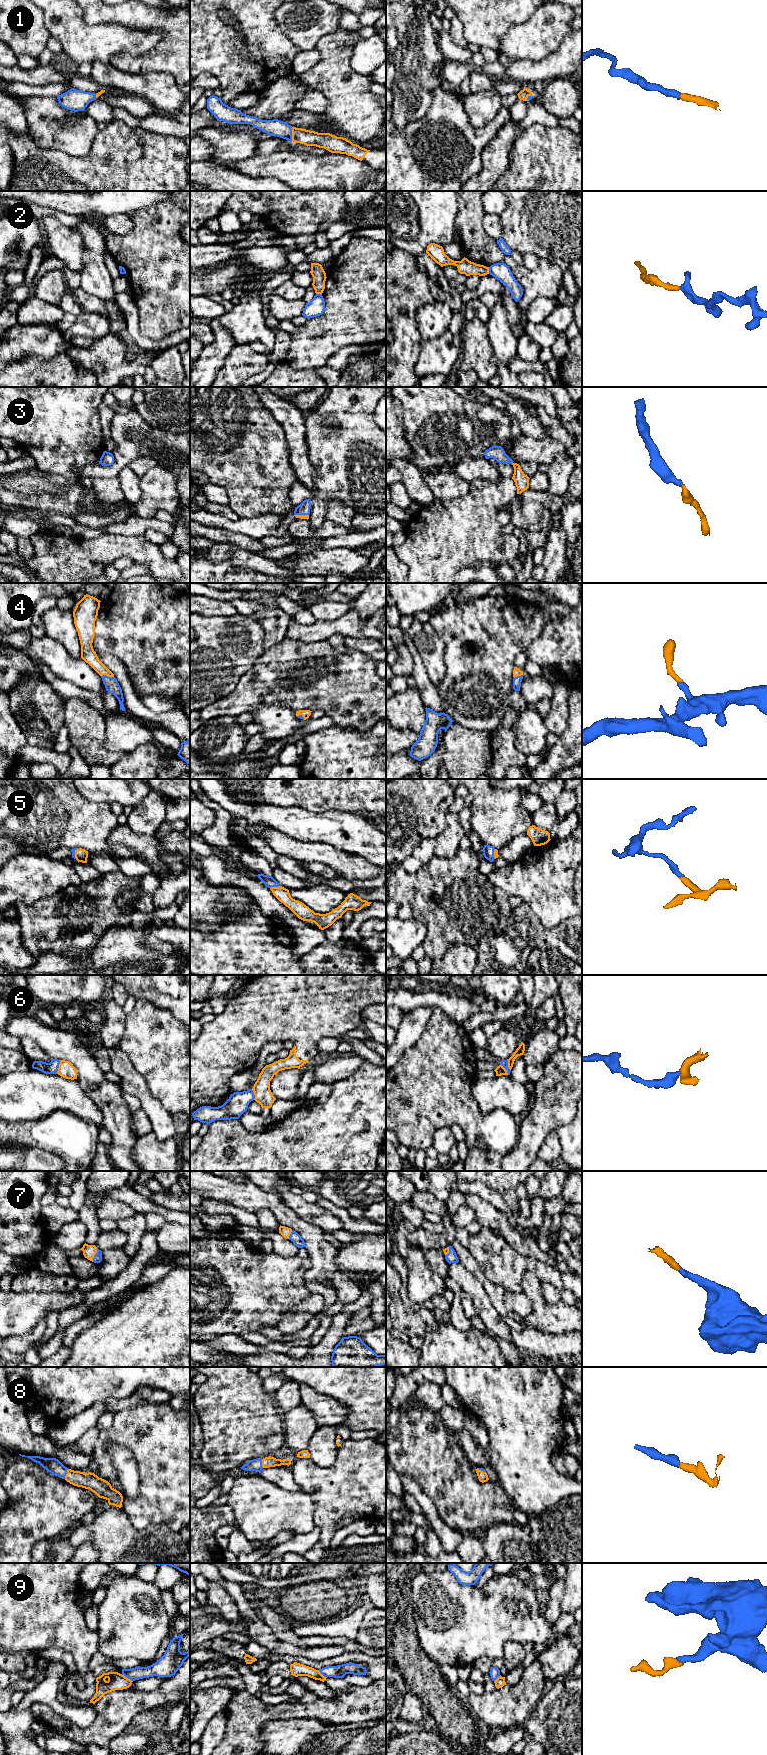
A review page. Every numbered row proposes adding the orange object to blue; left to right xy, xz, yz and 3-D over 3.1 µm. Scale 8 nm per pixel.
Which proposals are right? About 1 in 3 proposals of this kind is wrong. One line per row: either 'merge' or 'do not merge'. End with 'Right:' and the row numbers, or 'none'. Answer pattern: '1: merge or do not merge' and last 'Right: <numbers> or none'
1: merge
2: do not merge
3: merge
4: merge
5: merge
6: do not merge
7: merge
8: merge
9: do not merge
Right: 1, 3, 4, 5, 7, 8

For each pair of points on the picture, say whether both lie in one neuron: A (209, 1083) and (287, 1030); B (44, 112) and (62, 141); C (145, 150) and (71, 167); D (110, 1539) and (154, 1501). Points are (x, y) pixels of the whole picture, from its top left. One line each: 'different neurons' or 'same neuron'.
A: same neuron
B: same neuron
C: same neuron
D: different neurons

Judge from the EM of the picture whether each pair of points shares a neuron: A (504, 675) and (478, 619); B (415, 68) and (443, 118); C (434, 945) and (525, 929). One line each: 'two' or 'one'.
A: one
B: two
C: two

